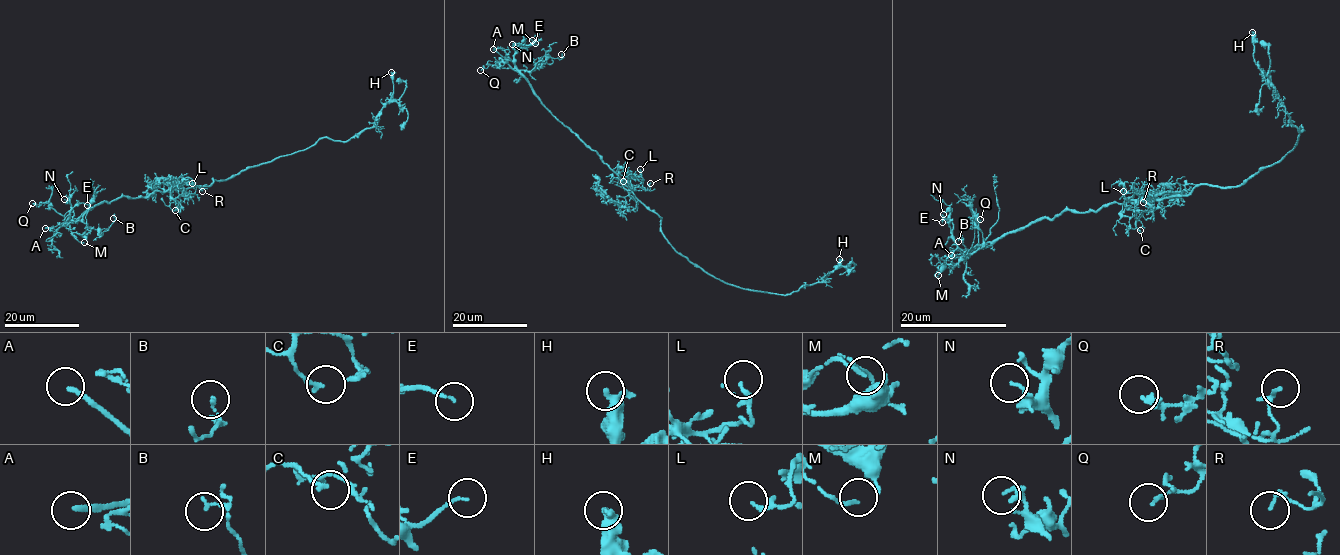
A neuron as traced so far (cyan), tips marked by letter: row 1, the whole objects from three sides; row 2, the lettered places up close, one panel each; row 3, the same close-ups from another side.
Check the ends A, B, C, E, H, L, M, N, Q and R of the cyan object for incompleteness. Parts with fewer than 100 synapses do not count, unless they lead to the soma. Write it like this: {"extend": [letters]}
{"extend": ["A"]}

